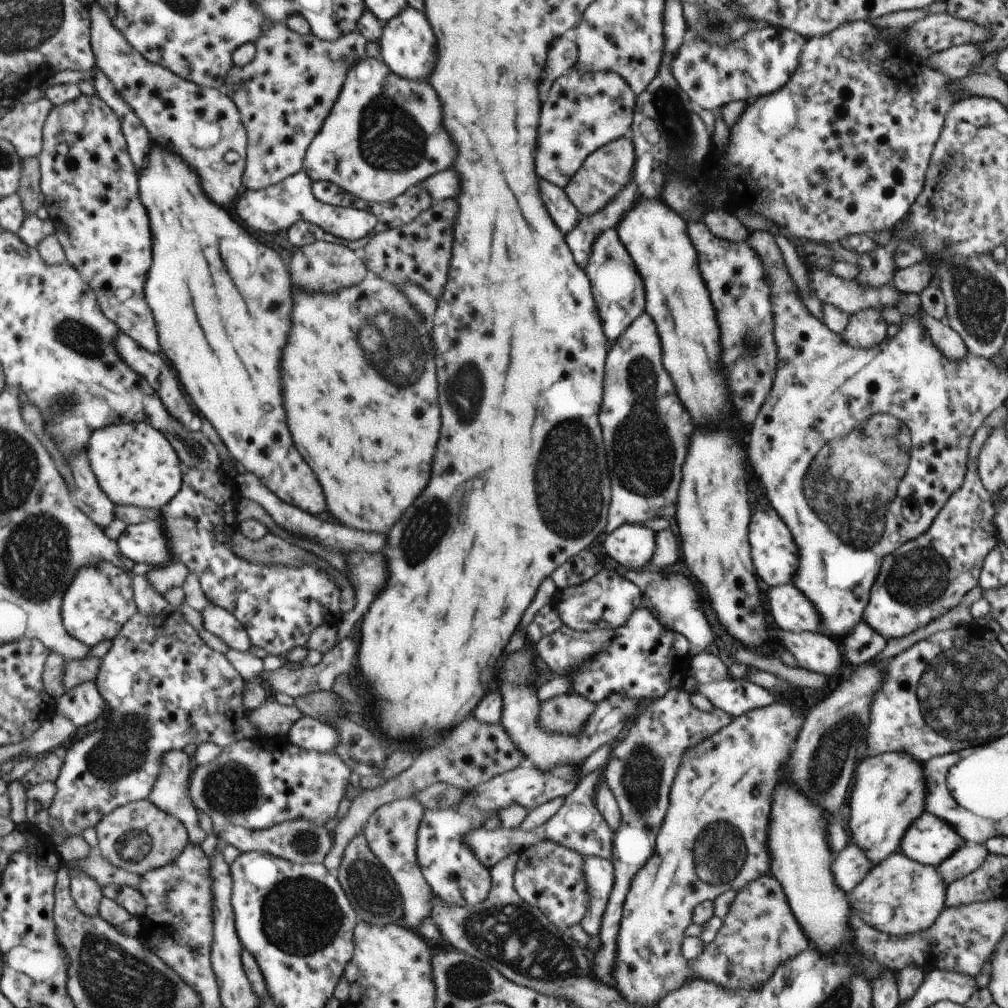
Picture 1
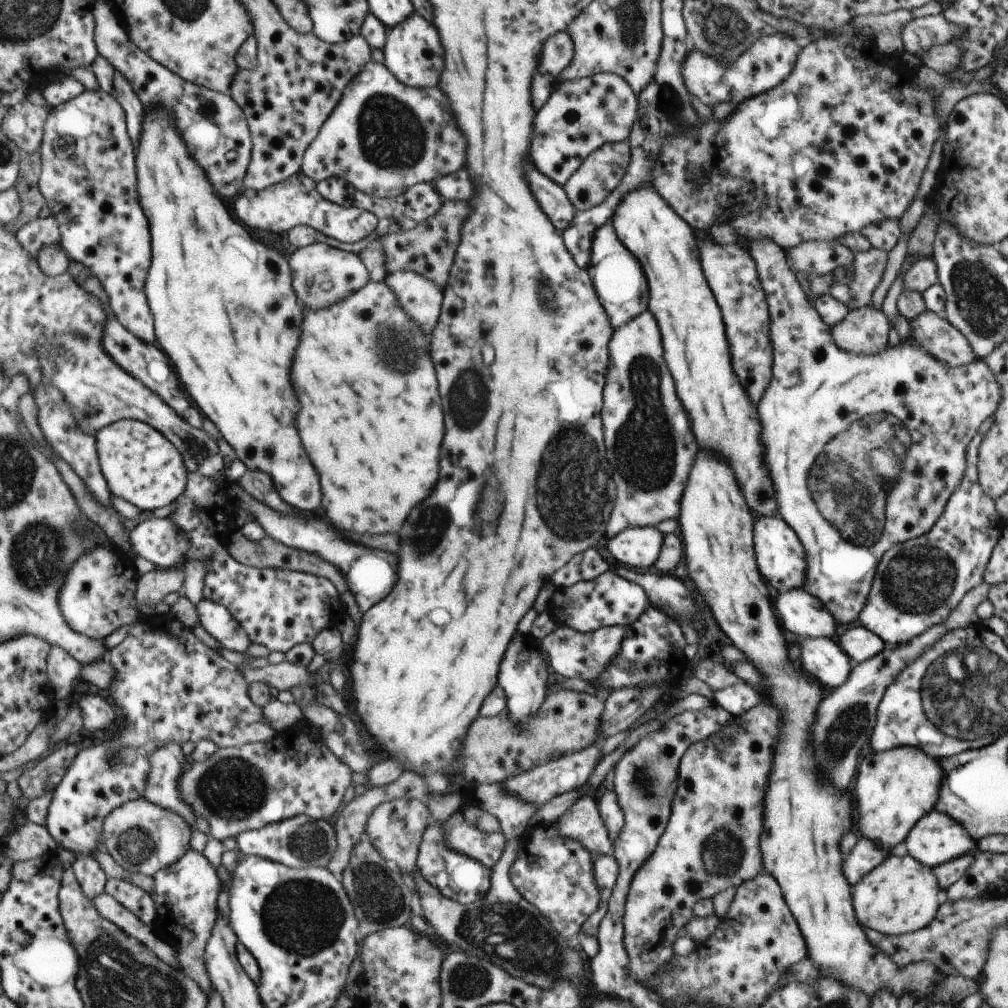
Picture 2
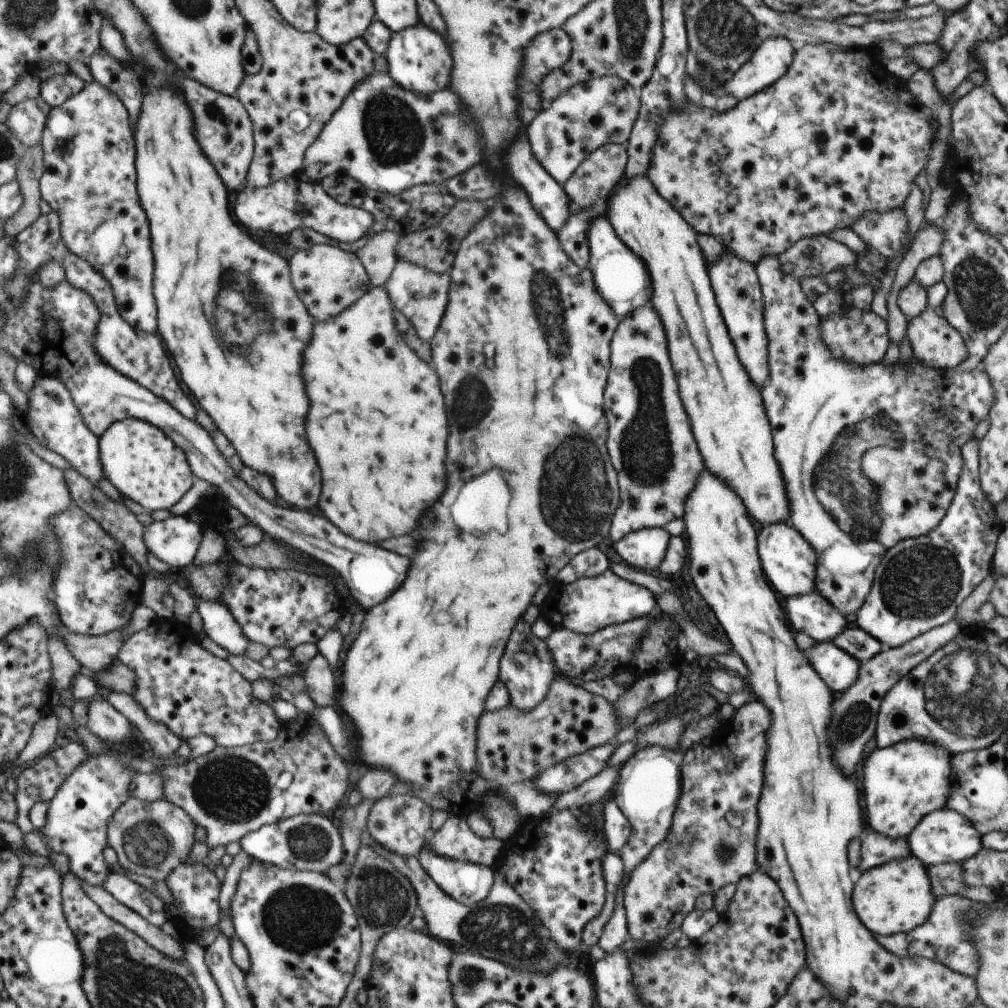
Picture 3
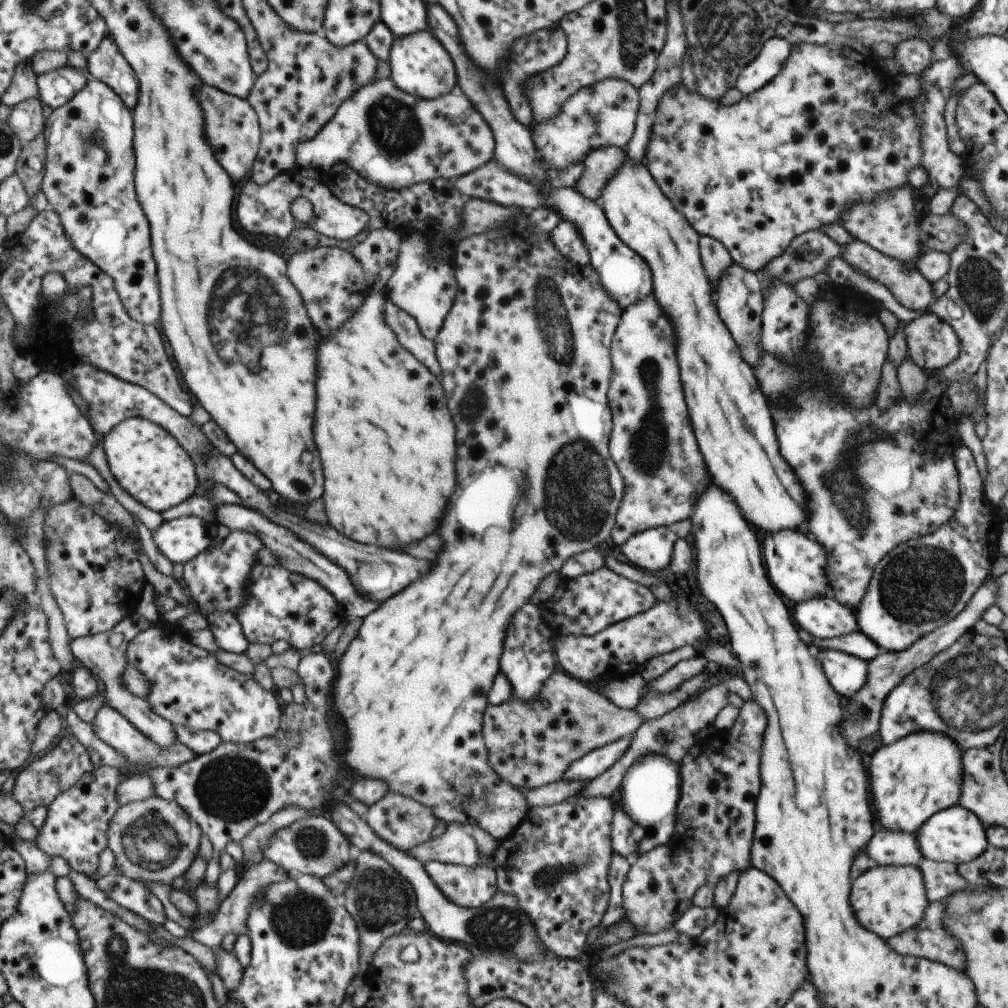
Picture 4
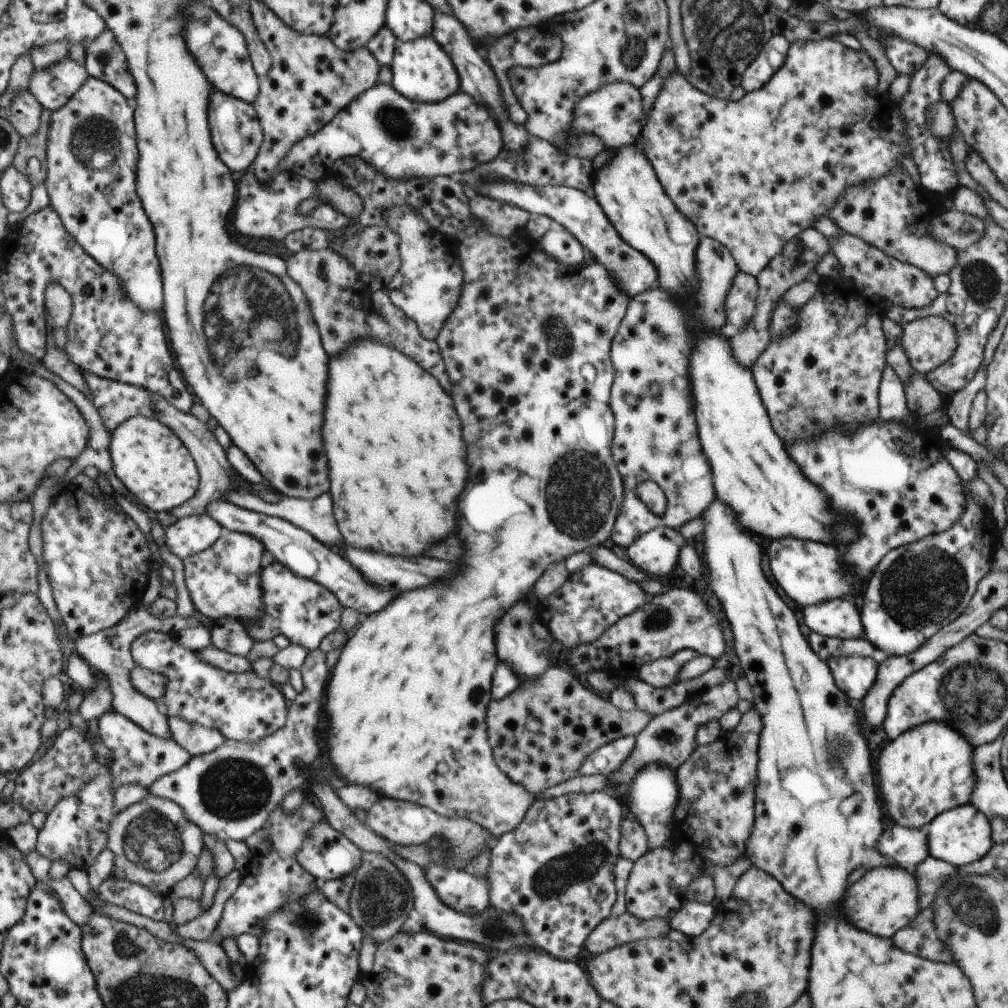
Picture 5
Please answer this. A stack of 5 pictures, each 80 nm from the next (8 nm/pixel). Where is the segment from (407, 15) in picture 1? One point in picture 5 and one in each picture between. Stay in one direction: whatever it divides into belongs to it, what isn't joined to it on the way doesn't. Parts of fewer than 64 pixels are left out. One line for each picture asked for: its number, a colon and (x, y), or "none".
2: (413, 52)
3: (418, 61)
4: (420, 66)
5: (422, 71)

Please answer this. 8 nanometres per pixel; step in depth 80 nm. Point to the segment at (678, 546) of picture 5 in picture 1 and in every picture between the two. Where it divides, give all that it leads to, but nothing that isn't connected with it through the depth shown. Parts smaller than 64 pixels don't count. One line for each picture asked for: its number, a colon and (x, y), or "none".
1: (631, 546)
2: (635, 547)
3: (644, 549)
4: (650, 550)

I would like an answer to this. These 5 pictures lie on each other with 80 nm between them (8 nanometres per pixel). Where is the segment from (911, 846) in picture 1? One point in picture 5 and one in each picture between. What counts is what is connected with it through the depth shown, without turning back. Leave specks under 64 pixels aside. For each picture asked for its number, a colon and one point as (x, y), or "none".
2: (936, 838)
3: (945, 836)
4: (956, 835)
5: (960, 836)

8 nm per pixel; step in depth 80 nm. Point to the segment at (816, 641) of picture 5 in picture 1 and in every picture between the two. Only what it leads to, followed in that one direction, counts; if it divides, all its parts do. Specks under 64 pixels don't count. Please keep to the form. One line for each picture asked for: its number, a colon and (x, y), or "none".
1: (862, 643)
2: (857, 642)
3: (858, 644)
4: (857, 644)

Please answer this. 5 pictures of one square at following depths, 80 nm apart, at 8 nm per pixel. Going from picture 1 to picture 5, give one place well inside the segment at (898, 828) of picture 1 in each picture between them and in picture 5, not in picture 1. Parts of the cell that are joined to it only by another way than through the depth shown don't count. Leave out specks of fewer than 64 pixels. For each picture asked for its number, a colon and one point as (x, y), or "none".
2: (894, 788)
3: (902, 783)
4: (913, 778)
5: (926, 771)

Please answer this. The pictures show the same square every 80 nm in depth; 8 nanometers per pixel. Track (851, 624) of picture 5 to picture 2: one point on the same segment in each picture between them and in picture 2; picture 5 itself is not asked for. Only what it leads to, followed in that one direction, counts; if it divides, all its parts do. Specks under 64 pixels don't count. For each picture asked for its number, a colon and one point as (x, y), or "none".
2: (801, 614)
3: (811, 613)
4: (824, 617)

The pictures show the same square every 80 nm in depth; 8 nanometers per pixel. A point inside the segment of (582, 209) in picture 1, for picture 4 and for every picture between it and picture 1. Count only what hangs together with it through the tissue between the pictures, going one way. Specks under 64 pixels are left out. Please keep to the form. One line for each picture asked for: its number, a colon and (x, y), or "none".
2: (599, 174)
3: (592, 181)
4: (599, 164)

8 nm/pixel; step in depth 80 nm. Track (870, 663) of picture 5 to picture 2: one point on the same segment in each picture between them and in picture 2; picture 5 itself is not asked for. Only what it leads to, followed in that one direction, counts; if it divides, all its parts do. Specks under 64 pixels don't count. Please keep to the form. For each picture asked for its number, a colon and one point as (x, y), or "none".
2: (821, 657)
3: (839, 671)
4: (847, 673)

